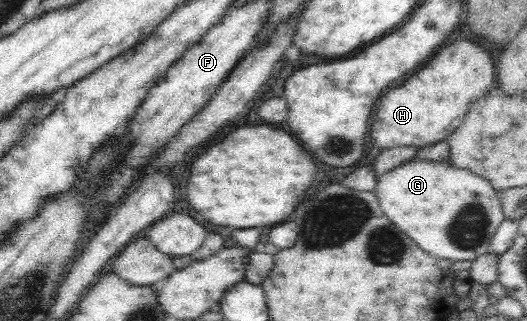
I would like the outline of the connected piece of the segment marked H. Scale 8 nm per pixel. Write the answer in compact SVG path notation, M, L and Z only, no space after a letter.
M465 39L439 47L433 58L401 88L387 90L371 122L369 134L375 142L373 146L381 151L399 146L425 147L447 140L453 130L464 126L470 116L470 106L495 84L494 61L483 48L483 41L479 43Z

